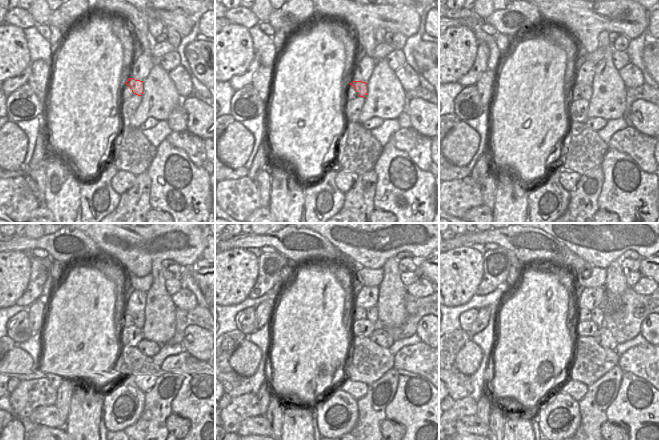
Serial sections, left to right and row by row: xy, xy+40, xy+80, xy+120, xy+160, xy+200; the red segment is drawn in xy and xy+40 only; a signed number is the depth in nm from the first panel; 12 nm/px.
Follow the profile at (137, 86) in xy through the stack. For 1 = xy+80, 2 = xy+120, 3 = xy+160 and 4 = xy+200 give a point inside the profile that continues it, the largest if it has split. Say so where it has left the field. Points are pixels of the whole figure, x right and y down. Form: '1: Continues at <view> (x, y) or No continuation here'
1: Continues at xy+80 (586, 91)
2: Continues at xy+120 (138, 317)
3: Continues at xy+160 (371, 313)
4: Continues at xy+200 (597, 314)

